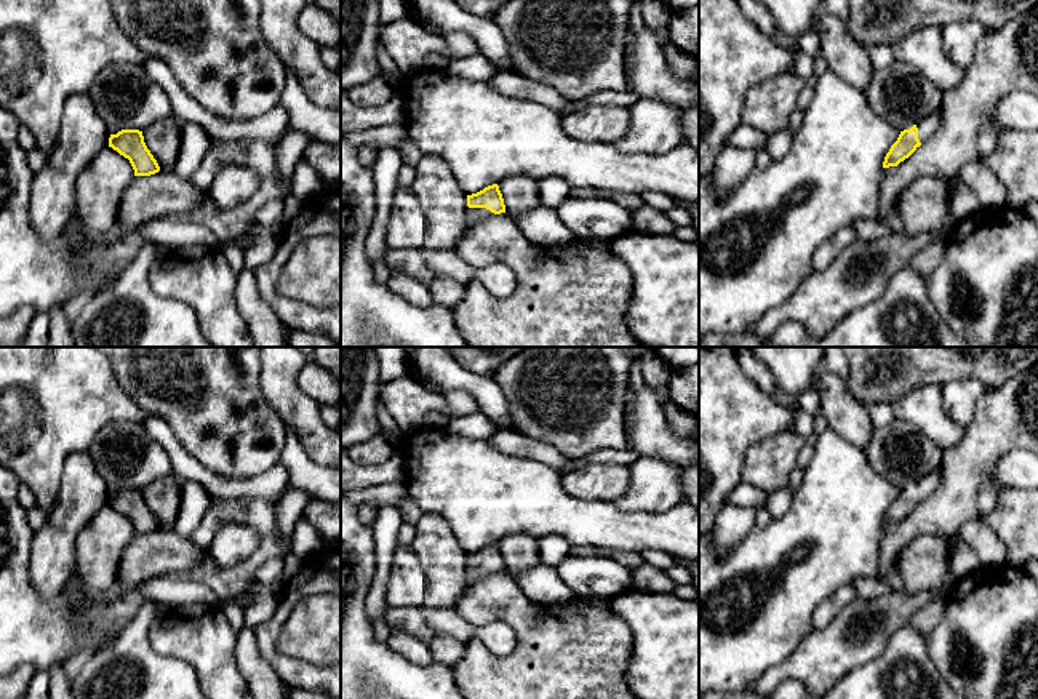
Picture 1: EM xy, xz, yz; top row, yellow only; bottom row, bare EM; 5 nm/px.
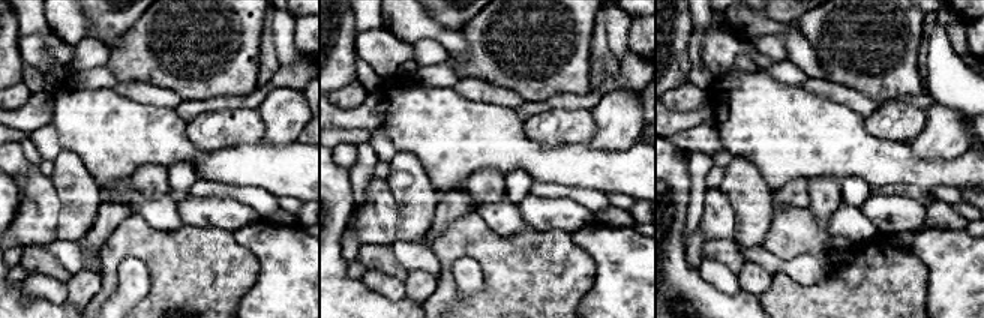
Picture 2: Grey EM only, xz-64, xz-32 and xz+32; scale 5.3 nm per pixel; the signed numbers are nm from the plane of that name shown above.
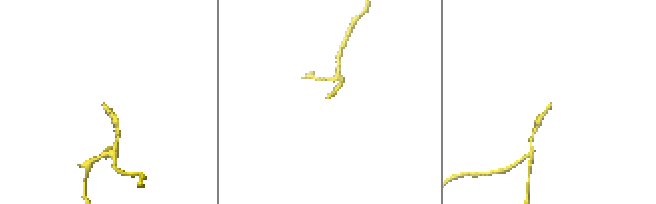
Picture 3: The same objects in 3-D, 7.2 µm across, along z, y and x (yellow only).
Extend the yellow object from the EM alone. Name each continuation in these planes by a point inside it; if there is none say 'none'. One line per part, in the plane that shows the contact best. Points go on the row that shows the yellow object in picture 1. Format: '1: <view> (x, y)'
1: xz (474, 215)

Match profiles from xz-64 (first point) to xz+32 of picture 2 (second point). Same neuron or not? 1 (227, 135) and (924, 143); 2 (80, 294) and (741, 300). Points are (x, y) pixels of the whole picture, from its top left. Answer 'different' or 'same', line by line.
1: different
2: different

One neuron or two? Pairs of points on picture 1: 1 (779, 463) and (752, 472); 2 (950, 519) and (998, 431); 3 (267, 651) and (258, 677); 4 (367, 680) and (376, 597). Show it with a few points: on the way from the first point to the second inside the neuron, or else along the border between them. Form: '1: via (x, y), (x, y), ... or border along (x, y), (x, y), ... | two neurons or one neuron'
1: via (773, 463), (758, 471) | one neuron
2: via (955, 496), (963, 469), (978, 453) | one neuron
3: border along (253, 631), (259, 655), (285, 682) | two neurons
4: border along (371, 586), (365, 602), (365, 611), (371, 624) | two neurons

